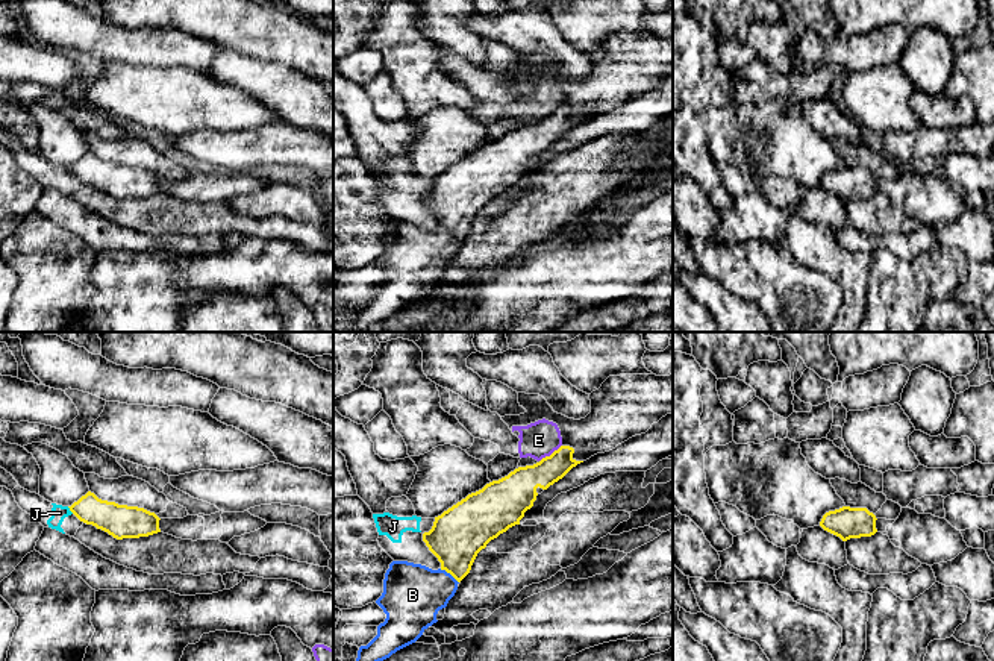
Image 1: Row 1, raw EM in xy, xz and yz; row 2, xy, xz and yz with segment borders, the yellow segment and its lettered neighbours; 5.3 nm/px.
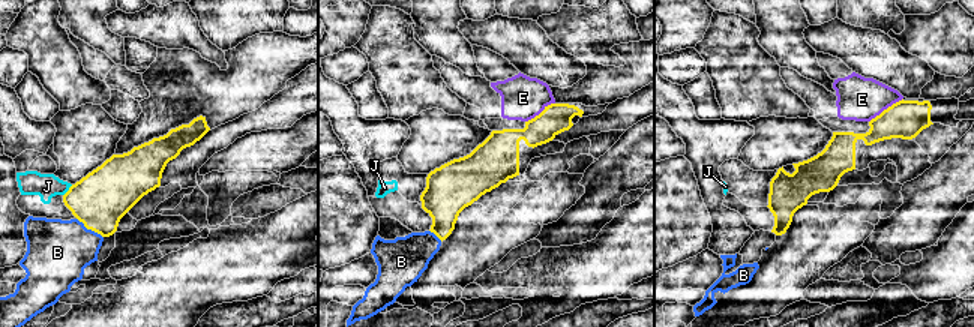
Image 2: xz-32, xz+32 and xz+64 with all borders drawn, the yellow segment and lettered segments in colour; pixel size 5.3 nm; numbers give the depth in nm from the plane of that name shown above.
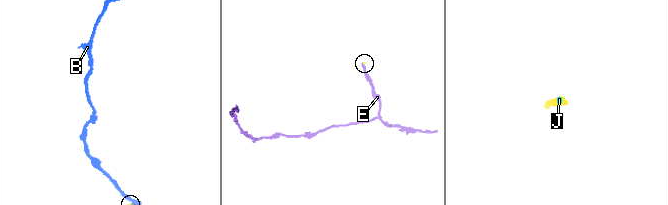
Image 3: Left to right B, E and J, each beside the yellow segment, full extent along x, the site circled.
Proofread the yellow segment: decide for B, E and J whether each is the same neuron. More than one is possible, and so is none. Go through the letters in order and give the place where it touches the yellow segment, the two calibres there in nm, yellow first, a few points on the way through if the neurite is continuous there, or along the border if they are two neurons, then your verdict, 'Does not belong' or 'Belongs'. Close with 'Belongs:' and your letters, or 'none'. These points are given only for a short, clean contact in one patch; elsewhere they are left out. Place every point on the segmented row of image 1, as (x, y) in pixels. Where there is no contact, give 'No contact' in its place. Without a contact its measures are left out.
B: Touches yellow at xz (449, 572). Thickness 280 nm (yellow) against 320 nm. Path across: xz (456, 537), (456, 563), (449, 572), (431, 590), (412, 595). Belongs
E: Touches yellow at xz (552, 454). Thickness 180 nm (yellow) against 190 nm. Boundary: xz (561, 444), (540, 461). Does not belong
J: Touches yellow at xy (70, 510). Thickness 160 nm (yellow) against 80 nm. Boundary: xy (67, 507), (73, 513). Does not belong
Belongs: B

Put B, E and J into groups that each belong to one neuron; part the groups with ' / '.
B / E / J

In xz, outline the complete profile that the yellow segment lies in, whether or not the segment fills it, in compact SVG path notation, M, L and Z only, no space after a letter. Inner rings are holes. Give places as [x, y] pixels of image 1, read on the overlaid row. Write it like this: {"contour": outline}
{"contour": "M561 446L550 456L533 465L518 467L508 476L486 484L482 490L435 517L433 526L423 534L423 541L438 558L441 567L432 570L421 564L392 561L385 573L383 593L376 603L383 609L386 619L377 626L377 635L358 650L356 661L383 661L397 650L415 643L423 632L436 623L436 614L445 608L455 596L458 584L470 573L477 553L486 544L520 525L524 512L533 506L536 496L562 479L573 467L583 461L573 458L574 449Z"}

